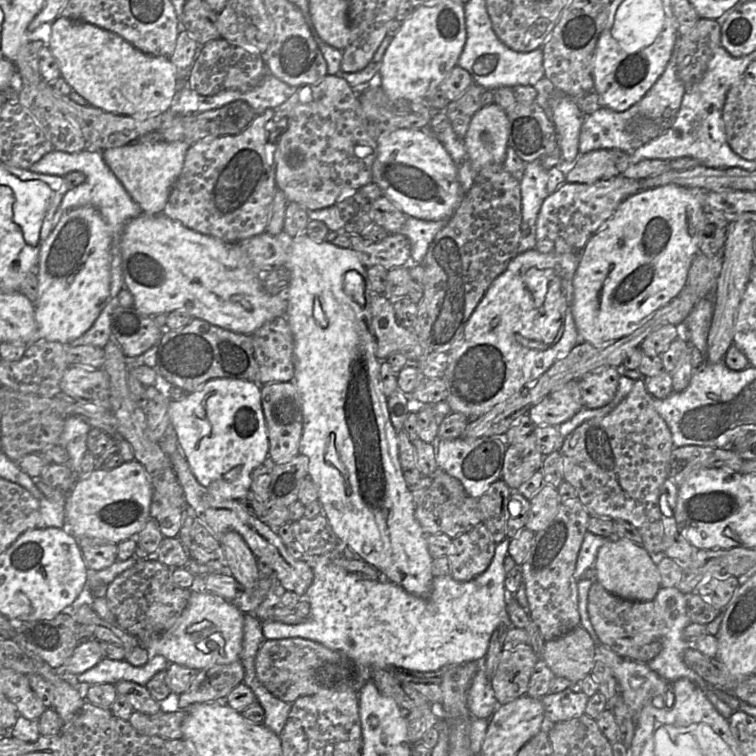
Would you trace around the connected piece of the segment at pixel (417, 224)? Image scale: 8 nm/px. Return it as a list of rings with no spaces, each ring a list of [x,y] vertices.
[[[407,217],[406,223],[399,232],[405,235],[411,245],[410,263],[422,264],[430,244],[438,232],[445,227],[449,219],[426,221]]]

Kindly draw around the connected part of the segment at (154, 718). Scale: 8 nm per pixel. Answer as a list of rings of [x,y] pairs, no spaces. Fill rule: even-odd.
[[[178,709],[169,713],[147,715],[133,711],[128,721],[142,735],[158,736],[163,739],[182,739],[182,724],[186,712],[186,709]]]

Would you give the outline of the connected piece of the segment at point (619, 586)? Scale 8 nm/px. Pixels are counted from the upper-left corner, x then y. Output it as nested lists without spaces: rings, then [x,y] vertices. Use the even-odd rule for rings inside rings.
[[[608,538],[598,550],[594,568],[596,581],[608,592],[631,601],[653,601],[660,585],[657,558],[650,555],[642,545],[626,539]]]

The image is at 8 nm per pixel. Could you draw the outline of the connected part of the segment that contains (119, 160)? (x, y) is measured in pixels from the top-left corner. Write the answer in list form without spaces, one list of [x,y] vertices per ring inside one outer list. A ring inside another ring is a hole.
[[[133,142],[124,146],[105,149],[101,153],[105,163],[142,212],[158,215],[163,212],[169,194],[182,171],[188,147],[181,142]]]

